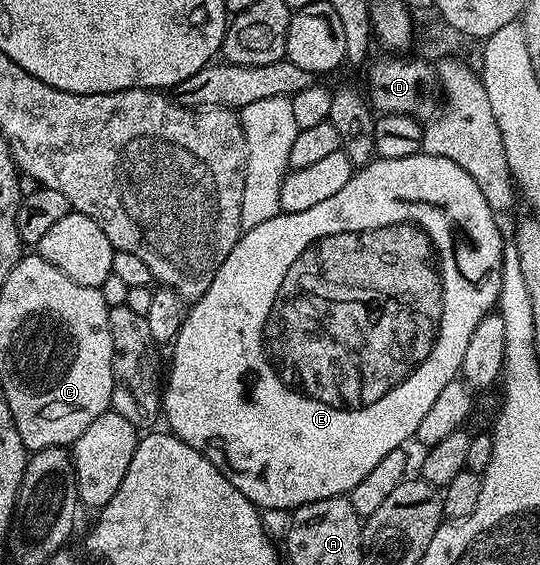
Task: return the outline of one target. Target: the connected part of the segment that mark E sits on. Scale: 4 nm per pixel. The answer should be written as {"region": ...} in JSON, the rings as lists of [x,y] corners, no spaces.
{"region":[[[417,152],[401,158],[377,157],[369,162],[367,166],[359,167],[353,173],[351,180],[342,188],[338,188],[338,192],[334,192],[334,196],[326,196],[326,200],[322,200],[322,204],[314,204],[314,208],[306,208],[297,214],[281,212],[278,216],[266,220],[266,224],[258,224],[258,228],[243,231],[240,239],[234,244],[230,256],[226,256],[222,268],[218,268],[214,280],[210,280],[210,288],[206,288],[204,295],[197,302],[193,302],[187,307],[180,324],[180,331],[176,334],[175,342],[171,343],[172,367],[169,370],[167,367],[166,381],[162,386],[162,418],[163,421],[168,421],[167,429],[186,444],[190,444],[190,448],[202,452],[202,456],[206,456],[206,460],[210,460],[210,464],[217,466],[226,476],[226,480],[230,480],[230,484],[234,484],[234,488],[238,488],[238,492],[242,492],[242,496],[246,496],[261,511],[285,510],[285,512],[291,512],[297,506],[310,504],[314,500],[351,495],[353,488],[382,459],[390,452],[401,449],[407,438],[409,440],[415,439],[418,424],[422,424],[422,416],[426,416],[426,412],[430,412],[430,407],[434,405],[434,400],[438,400],[442,388],[446,388],[446,384],[453,382],[460,374],[462,356],[466,356],[466,348],[470,344],[470,336],[474,332],[474,328],[478,328],[478,324],[484,318],[484,315],[499,303],[500,285],[504,275],[506,239],[500,235],[500,226],[496,223],[496,218],[497,215],[490,208],[490,204],[486,204],[486,196],[482,196],[482,188],[478,188],[476,181],[462,168],[458,168],[458,164],[454,164],[454,160],[446,160],[442,156]]]}

